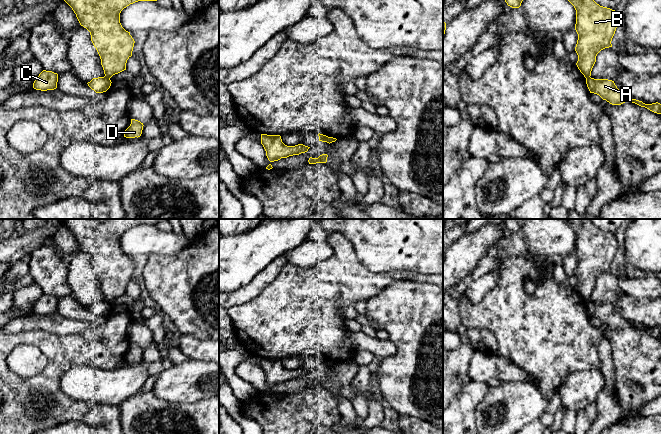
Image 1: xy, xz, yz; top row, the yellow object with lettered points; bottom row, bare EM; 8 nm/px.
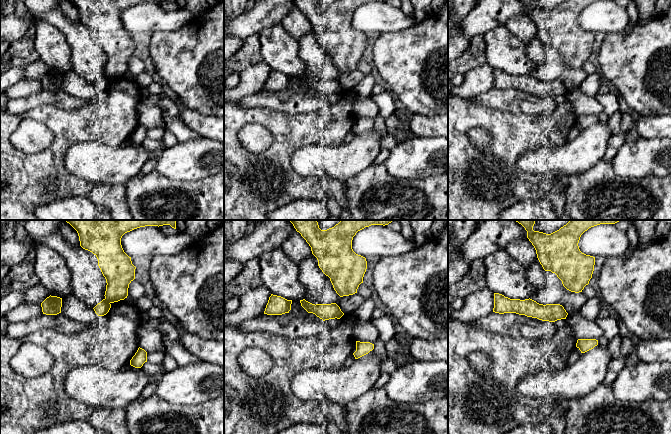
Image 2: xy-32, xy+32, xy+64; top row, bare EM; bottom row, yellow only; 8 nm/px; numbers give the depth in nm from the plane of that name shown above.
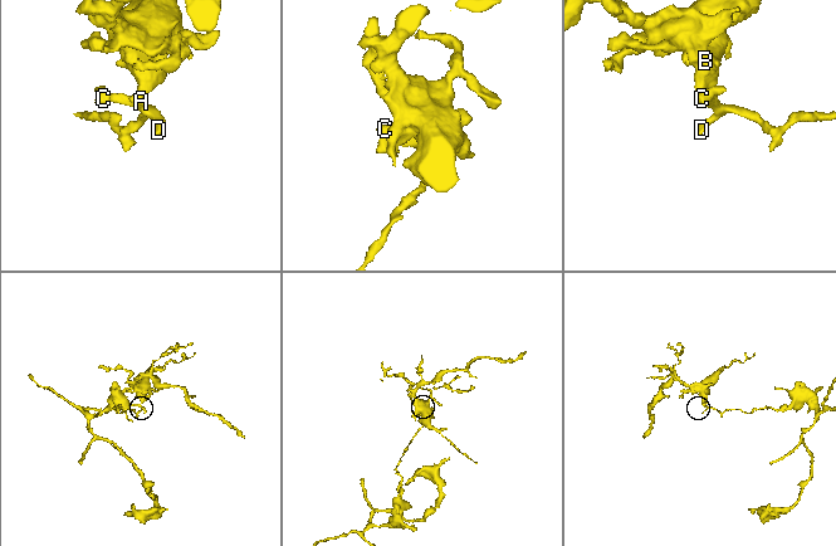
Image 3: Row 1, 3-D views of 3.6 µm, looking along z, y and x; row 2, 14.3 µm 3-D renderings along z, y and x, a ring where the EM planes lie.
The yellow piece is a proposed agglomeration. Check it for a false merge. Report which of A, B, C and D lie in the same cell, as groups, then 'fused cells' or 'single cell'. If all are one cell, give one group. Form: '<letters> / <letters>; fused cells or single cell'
A C D / B; fused cells

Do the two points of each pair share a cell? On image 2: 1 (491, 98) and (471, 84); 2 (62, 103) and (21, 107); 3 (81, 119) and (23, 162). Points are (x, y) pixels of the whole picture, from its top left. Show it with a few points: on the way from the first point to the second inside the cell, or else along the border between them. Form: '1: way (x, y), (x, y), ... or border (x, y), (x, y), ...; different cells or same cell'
1: border (493, 88), (472, 98); different cells
2: way (52, 99), (31, 101); same cell
3: way (66, 134), (63, 140), (41, 162), (38, 162); same cell

